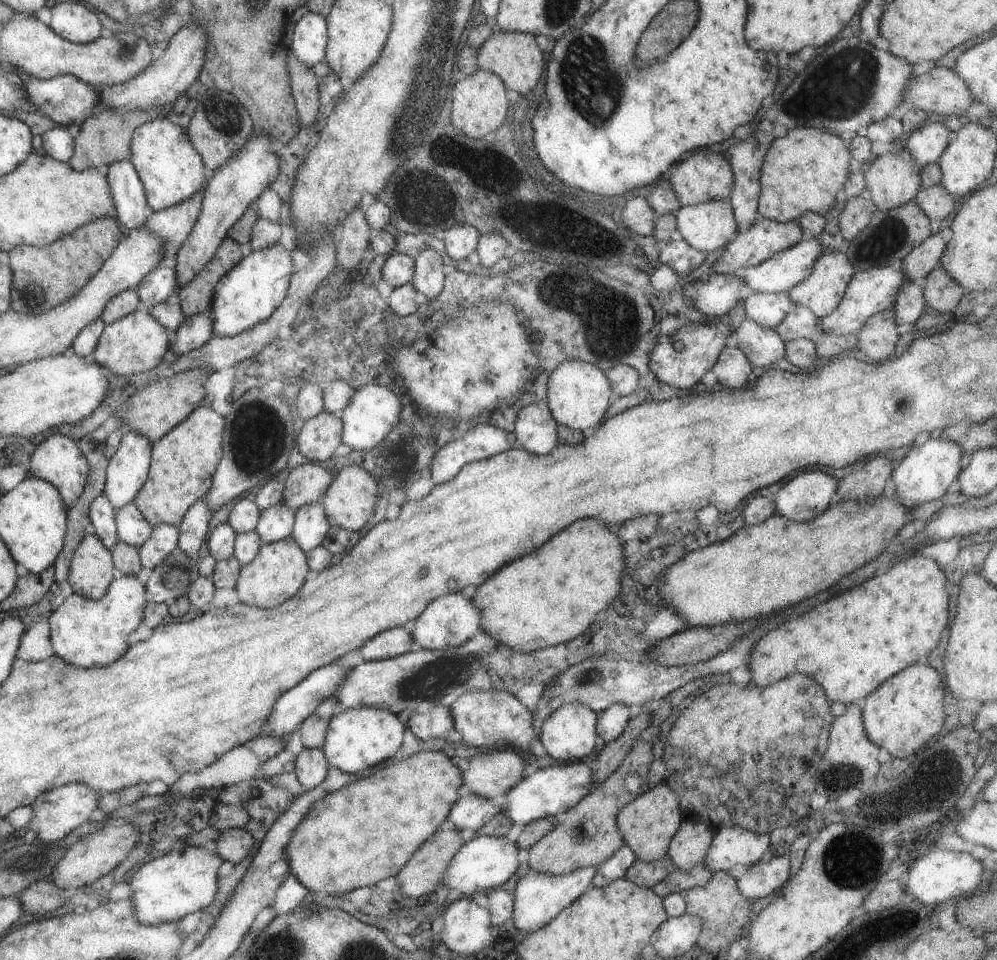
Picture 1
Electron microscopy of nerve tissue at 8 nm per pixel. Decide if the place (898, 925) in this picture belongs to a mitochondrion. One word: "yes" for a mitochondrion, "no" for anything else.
no

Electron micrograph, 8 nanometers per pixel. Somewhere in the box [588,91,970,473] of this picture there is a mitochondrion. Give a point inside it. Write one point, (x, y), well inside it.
(891, 235)

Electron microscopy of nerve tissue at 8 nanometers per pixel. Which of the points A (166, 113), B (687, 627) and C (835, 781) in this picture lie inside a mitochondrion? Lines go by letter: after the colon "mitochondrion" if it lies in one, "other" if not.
A: other
B: other
C: mitochondrion

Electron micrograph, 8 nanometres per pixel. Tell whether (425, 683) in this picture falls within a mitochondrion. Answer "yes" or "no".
yes

